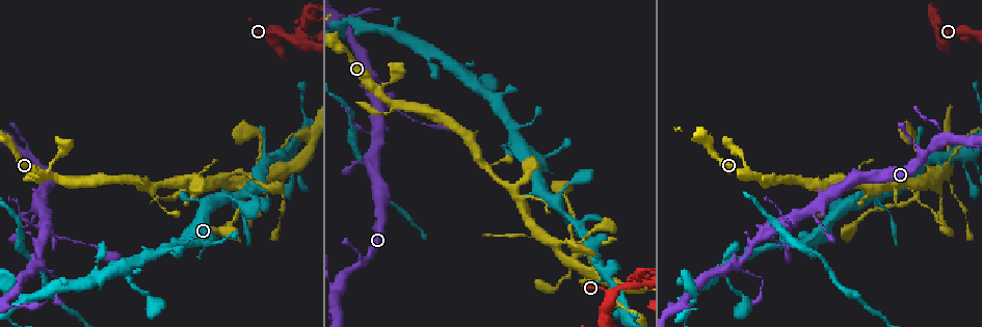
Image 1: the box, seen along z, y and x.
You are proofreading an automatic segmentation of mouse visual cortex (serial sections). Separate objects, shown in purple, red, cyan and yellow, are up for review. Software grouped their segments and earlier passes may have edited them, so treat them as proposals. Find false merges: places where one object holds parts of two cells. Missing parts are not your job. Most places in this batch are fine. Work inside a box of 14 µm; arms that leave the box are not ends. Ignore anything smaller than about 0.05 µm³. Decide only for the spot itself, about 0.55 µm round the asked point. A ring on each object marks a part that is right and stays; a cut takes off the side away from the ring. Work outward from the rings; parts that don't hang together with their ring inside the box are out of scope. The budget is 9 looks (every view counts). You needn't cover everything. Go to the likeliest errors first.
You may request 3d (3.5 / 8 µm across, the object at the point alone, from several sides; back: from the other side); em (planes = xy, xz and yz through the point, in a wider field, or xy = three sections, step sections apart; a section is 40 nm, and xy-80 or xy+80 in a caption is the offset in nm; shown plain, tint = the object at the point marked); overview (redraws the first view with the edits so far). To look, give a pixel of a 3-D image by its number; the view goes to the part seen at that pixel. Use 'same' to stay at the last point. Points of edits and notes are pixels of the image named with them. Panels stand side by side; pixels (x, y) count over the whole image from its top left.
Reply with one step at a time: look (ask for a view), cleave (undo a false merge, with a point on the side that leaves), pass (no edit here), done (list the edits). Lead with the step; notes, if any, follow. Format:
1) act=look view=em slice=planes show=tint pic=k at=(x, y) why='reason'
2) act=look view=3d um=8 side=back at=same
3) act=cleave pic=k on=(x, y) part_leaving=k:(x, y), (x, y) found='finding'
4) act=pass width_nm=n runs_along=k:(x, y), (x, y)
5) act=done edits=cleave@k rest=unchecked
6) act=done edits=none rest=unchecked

act=look view=3d um=3.5 pic=1 at=(377, 108) why='arms part here'

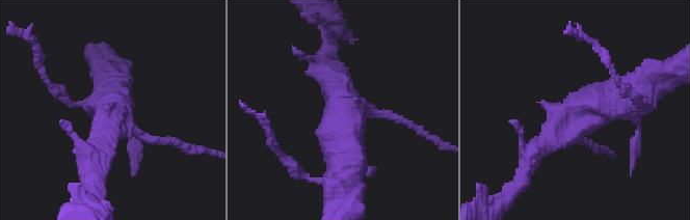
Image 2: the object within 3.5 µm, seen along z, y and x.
act=look view=em slice=xy step=3 show=tint pic=2 at=(344, 109) arms=3 arm_widths_nm=150,350,500

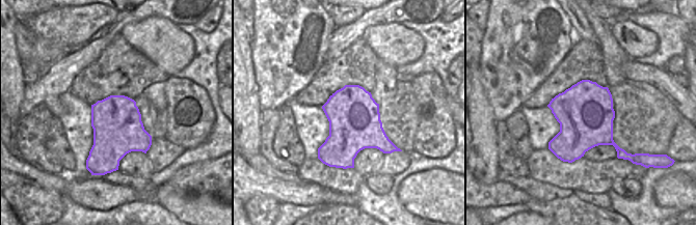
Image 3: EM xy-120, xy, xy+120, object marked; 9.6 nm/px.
act=pass width_nm=500 runs_along=2:(636, 93), (578, 109), (530, 163) found='continuous, no second cell'

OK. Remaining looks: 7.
act=look view=3d um=3.5 pic=1 at=(511, 189) why='three arms meet'

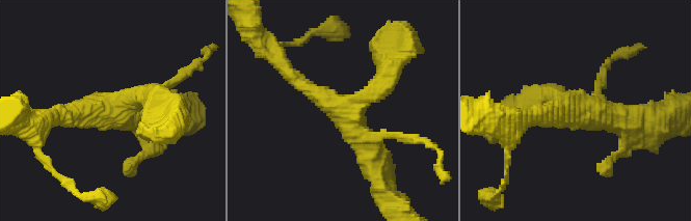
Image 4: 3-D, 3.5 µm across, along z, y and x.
act=look view=em slice=xy step=3 show=tint pic=4 at=(347, 114)

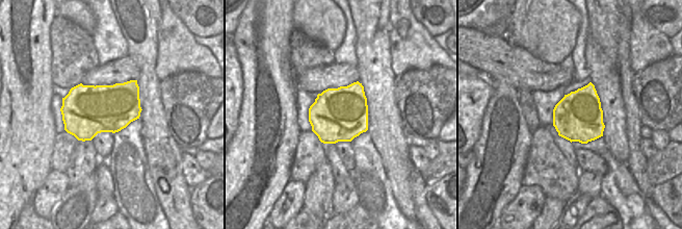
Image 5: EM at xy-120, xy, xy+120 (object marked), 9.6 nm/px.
act=pass width_nm=500 runs_along=4:(288, 72), (349, 117), (377, 172) found='one cell here'

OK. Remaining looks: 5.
act=look view=em slice=xy step=3 show=tint pic=1 at=(573, 262) why='three arms meet'

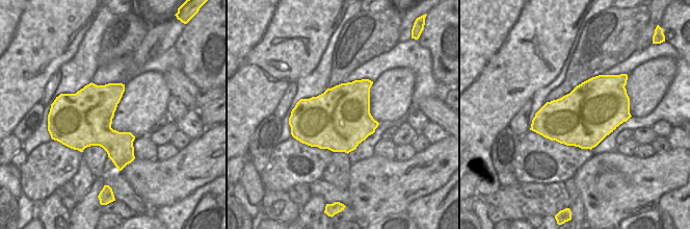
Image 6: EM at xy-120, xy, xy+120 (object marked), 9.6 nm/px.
act=look view=3d um=3.5 at=same

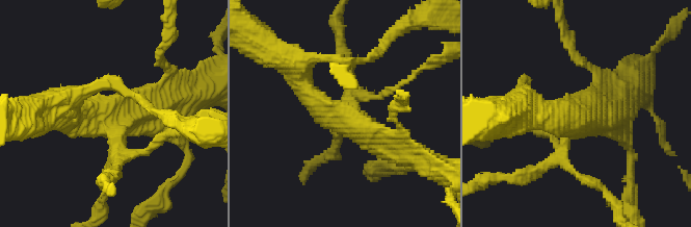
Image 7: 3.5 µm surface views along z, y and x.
act=pass arms=3 arm_widths_nm=200,350,450 runs_along=7:(294, 69), (329, 115), (399, 151) found='all the same cell'

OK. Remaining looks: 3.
act=look view=3d um=8 side=back pic=1 at=(946, 167) why='abrupt turn'

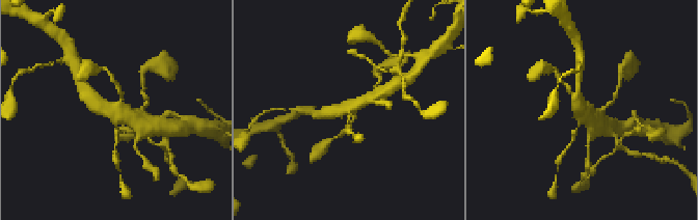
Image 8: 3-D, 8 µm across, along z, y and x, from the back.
act=look view=em slice=xy step=3 show=tint pic=8 at=(346, 106) arms=4 arm_widths_nm=150,150,400,450 why='shape alone is not enough'

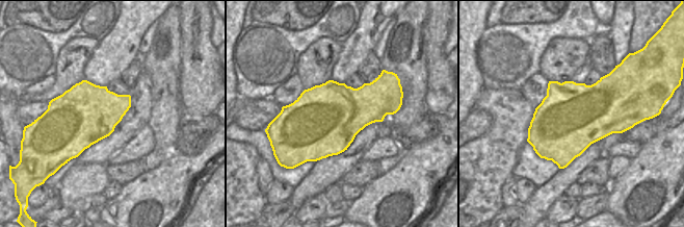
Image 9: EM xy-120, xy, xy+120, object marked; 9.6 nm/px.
act=pass width_nm=700 runs_along=8:(139, 120), (96, 105), (87, 97) found='all the same cell'

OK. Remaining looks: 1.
act=done edits=none rest=unchecked

